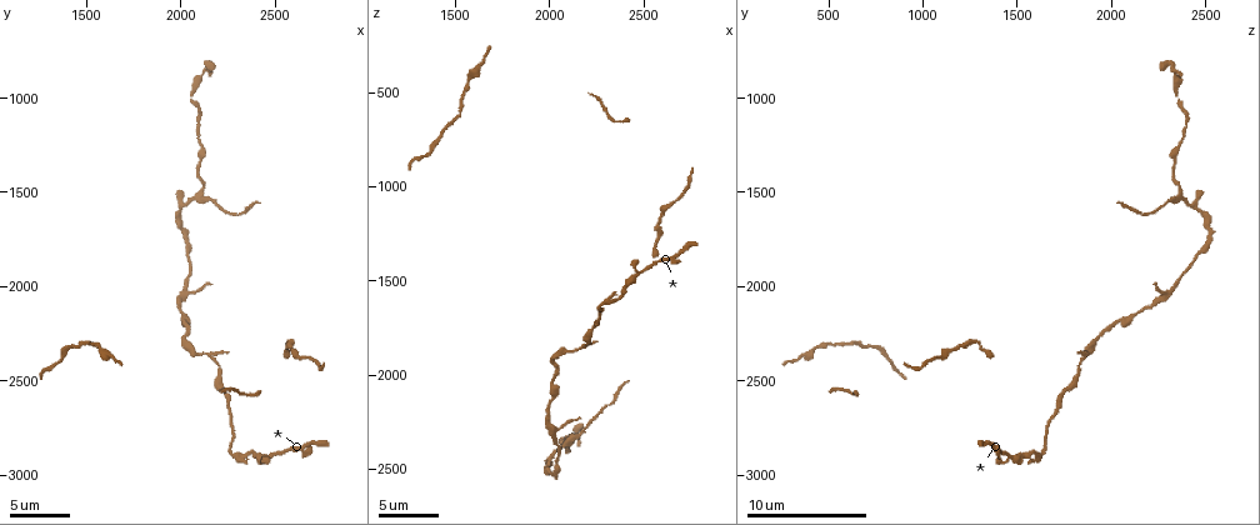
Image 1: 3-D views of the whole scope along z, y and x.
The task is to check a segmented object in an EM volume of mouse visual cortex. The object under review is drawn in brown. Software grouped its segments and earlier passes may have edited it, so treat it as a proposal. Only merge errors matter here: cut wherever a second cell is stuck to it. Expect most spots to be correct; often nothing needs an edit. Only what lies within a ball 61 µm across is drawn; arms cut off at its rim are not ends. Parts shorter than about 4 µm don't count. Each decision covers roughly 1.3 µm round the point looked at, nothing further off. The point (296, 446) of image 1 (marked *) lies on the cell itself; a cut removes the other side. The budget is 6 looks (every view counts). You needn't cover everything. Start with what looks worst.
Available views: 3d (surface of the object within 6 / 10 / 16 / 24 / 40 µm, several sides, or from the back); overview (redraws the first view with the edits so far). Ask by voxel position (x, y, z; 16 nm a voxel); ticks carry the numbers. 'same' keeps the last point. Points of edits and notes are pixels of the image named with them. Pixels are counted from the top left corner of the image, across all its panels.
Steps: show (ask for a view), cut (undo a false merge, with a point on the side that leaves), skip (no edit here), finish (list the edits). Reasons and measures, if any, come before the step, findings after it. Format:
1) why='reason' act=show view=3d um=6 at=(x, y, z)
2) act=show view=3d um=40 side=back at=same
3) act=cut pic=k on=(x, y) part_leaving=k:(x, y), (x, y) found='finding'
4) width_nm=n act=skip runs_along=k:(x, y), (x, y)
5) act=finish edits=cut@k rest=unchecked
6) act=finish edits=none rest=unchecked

why='small branch off a trunk' act=show view=3d um=10 at=(2120, 1510, 2350)

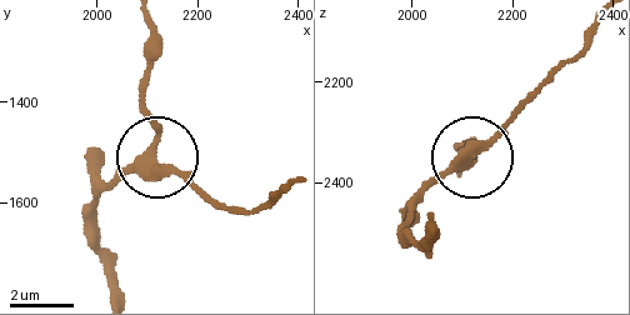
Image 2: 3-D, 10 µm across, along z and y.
act=show view=3d um=6 at=(2110, 1510, 2360)

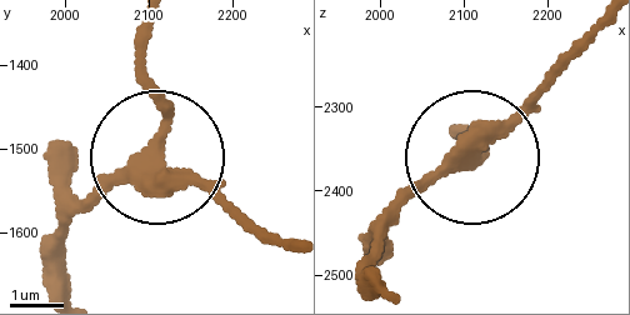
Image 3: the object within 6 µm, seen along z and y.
side_arm_um=8 arms=3 act=skip found='one cell here'

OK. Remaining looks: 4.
why='three-way junction' act=show view=3d um=10 at=(2010, 2020, 2310)

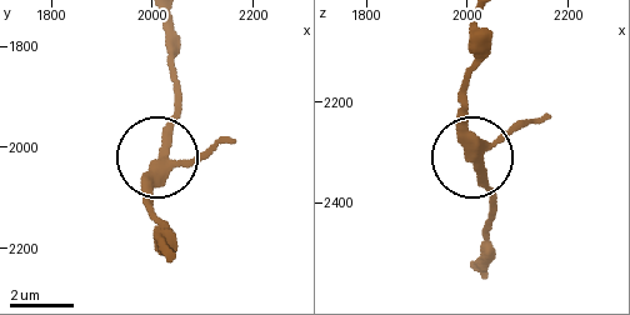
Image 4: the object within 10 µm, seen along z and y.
act=skip runs_along=4:(163, 249), (149, 171), (173, 101) found='all the same cell'

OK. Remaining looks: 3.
why='three arms meet' act=show view=3d um=16 at=(2110, 2350, 1880)

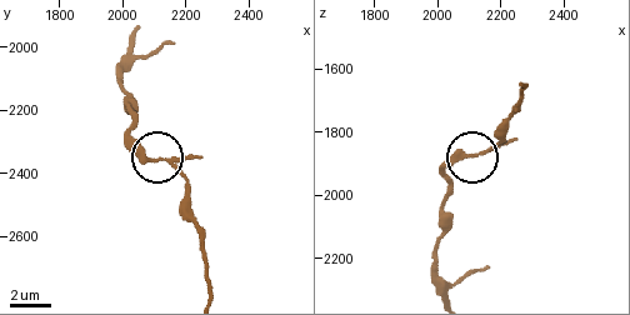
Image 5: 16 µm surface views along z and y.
arms=3 act=skip runs_along=5:(206, 294), (201, 233), (184, 183), (145, 156), (128, 129) found='continuous, no second cell'

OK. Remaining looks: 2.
act=finish edits=none rest=unchecked

